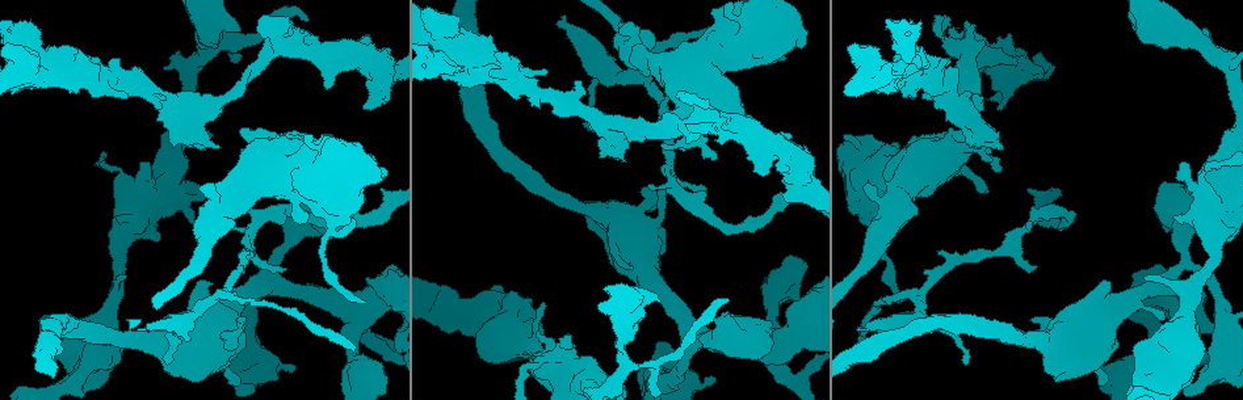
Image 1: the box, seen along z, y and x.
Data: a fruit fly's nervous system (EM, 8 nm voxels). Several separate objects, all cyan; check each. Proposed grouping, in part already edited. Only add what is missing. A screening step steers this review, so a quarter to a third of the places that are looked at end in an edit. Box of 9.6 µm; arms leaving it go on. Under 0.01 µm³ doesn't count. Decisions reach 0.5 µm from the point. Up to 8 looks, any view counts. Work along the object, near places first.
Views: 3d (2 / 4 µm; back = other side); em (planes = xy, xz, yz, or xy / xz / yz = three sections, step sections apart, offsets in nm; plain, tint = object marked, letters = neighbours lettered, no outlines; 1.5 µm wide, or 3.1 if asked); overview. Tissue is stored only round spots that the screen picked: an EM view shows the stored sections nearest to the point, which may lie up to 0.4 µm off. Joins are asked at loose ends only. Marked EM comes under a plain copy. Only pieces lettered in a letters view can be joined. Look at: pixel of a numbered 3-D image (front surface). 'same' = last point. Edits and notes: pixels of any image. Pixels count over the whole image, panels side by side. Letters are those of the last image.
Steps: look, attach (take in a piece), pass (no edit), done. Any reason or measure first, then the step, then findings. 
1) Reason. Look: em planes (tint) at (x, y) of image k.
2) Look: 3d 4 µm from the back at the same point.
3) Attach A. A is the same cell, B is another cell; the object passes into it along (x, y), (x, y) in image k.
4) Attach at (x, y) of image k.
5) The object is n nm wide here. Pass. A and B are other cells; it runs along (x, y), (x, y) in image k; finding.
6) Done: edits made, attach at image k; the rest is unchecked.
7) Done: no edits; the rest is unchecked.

Branch stops here. Look: 3d 2 µm at (622, 266) of image 1.

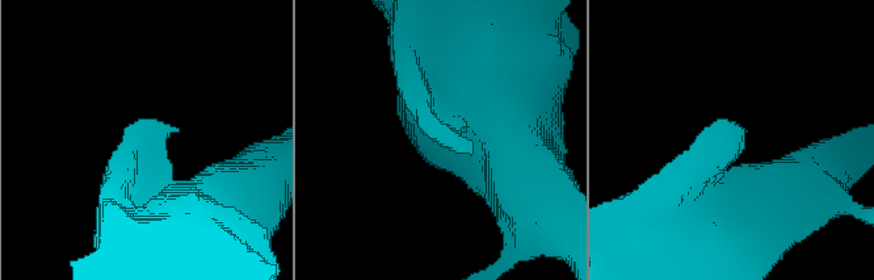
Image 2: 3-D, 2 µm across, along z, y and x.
Look: em xz step 4 (tint) at (736, 125) of image 2.

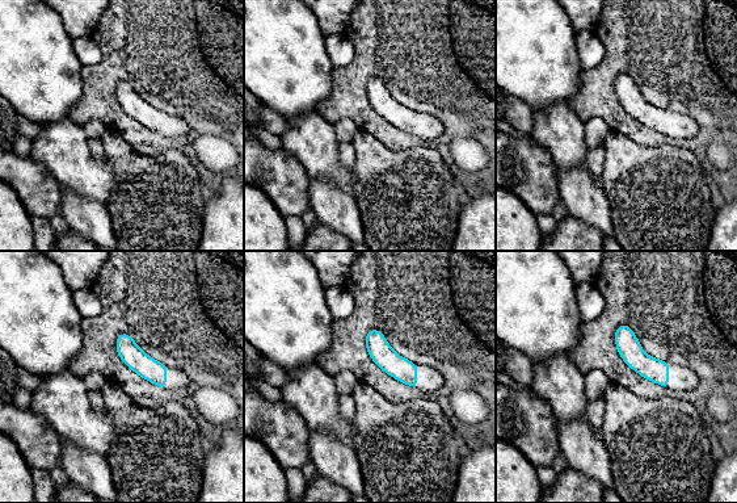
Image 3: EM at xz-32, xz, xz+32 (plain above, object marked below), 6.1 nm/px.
Another direction. Look: em planes (letters) at the same point.

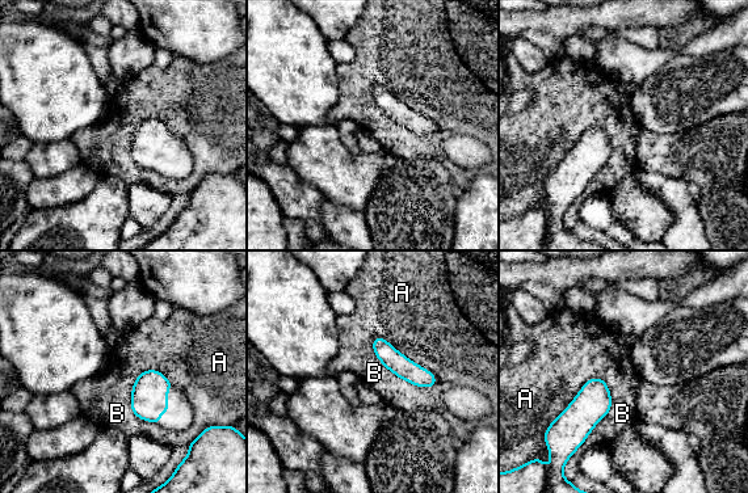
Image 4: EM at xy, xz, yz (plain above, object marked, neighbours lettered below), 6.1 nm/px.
Pass. A and B are other cells; a border runs along (373, 338), (385, 338), (436, 376) in image 4; none of them fits.

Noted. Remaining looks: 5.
An open end. Look: 3d 4 µm at (782, 9) of image 1.

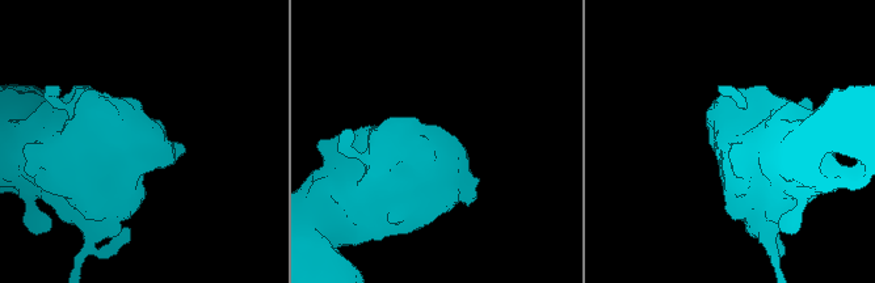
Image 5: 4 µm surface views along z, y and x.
Now the EM. Look: em planes (letters) at (144, 122) of image 5.

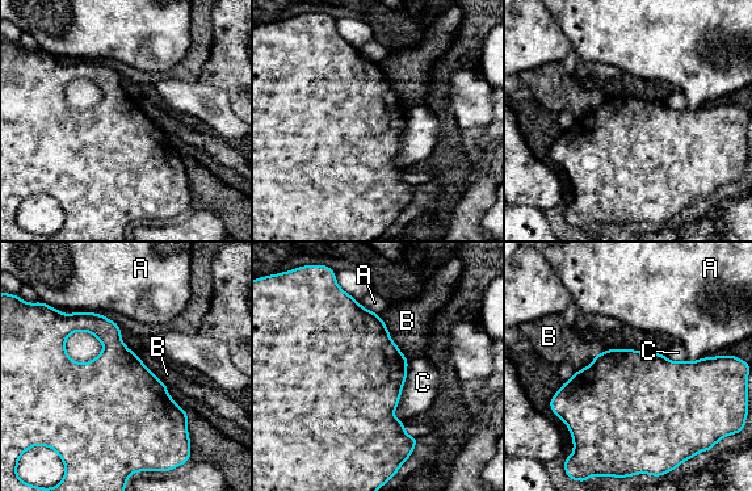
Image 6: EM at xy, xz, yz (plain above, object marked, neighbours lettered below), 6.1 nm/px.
Pass. A, B and C are other cells; a border runs along (408, 361), (394, 411), (403, 423) in image 6; no lettered piece goes on from it.

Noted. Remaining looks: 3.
Thin end. Look: em yz step 4 (letters) at (785, 58) of image 1.

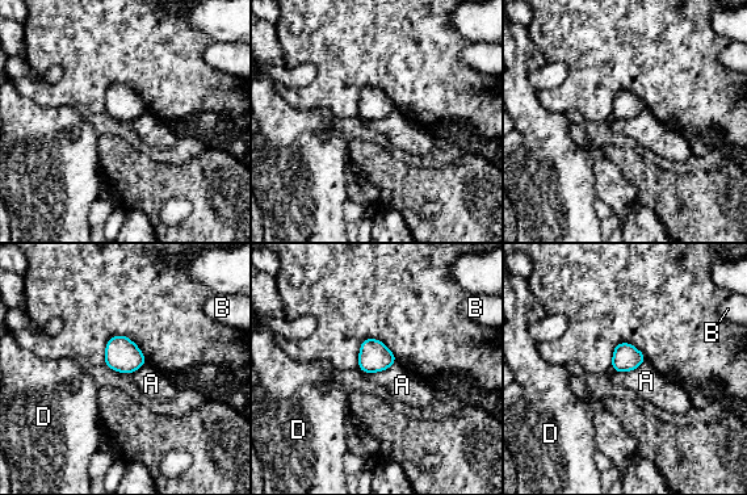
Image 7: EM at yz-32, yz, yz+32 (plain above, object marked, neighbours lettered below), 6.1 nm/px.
Cut it another way. Look: em planes (letters) at the same point.

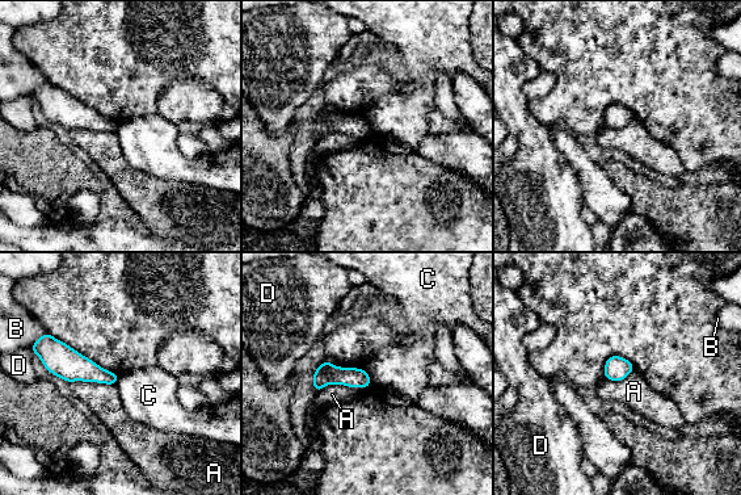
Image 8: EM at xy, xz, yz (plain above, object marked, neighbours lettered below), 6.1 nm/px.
The object is 120 nm wide here. Pass. A, B, C and D are other cells; a border runs along (363, 368), (371, 384) in image 8; no lettered piece goes on from it.

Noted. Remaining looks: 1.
Done: no edits; the rest is unchecked.

